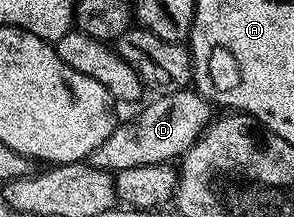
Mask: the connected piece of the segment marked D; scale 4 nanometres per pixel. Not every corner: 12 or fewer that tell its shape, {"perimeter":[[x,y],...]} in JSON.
{"perimeter":[[193,88],[155,98],[91,152],[117,172],[173,163],[212,121]]}

